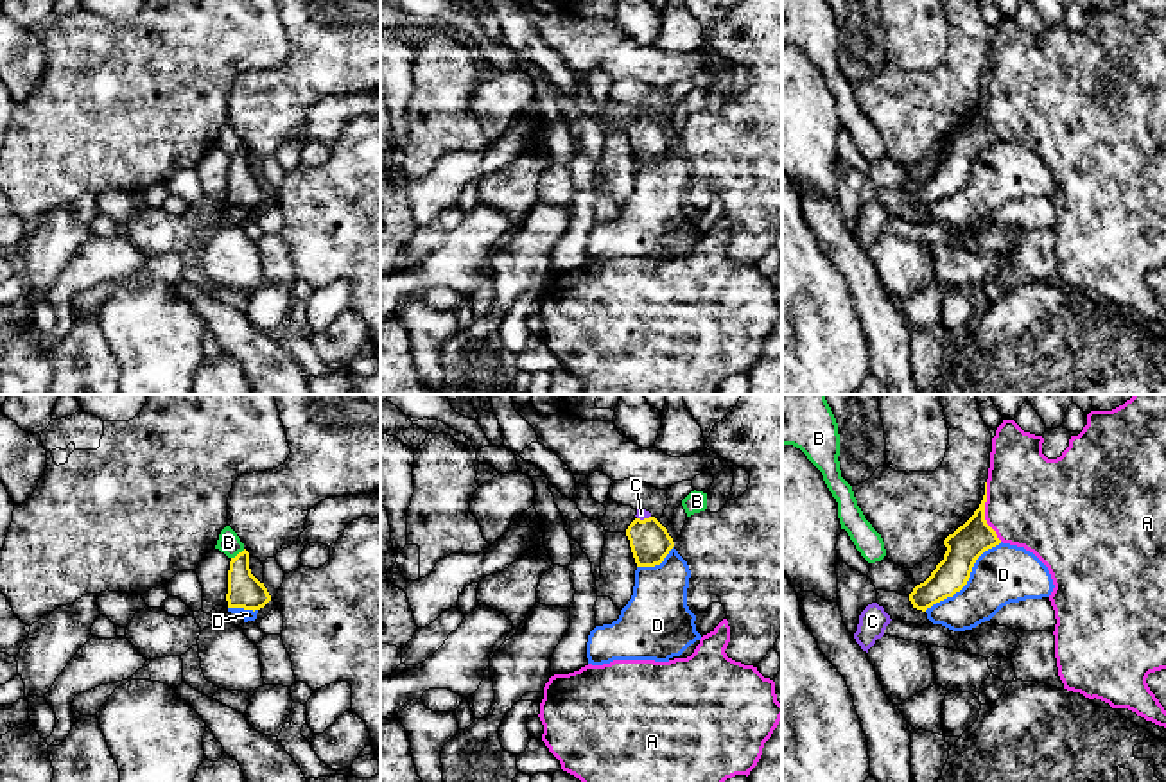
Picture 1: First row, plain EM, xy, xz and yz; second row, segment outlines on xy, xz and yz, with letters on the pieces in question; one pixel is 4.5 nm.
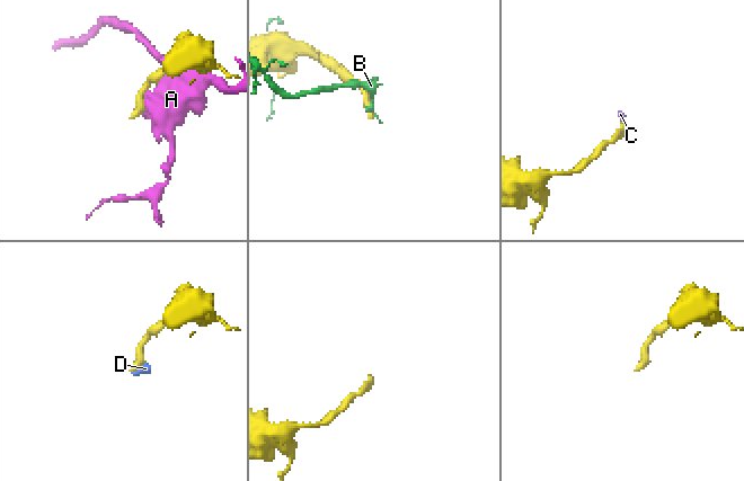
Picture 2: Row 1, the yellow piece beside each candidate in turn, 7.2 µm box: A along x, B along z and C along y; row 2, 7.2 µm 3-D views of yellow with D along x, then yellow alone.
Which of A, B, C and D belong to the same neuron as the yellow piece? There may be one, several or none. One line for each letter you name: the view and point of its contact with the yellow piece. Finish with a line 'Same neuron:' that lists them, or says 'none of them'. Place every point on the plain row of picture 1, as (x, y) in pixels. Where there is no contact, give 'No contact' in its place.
C: Touches yellow at xz (644, 117)
Same neuron: C

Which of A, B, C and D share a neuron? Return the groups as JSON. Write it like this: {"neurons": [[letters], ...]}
{"neurons": [["A"], ["B"], ["C"], ["D"]]}

